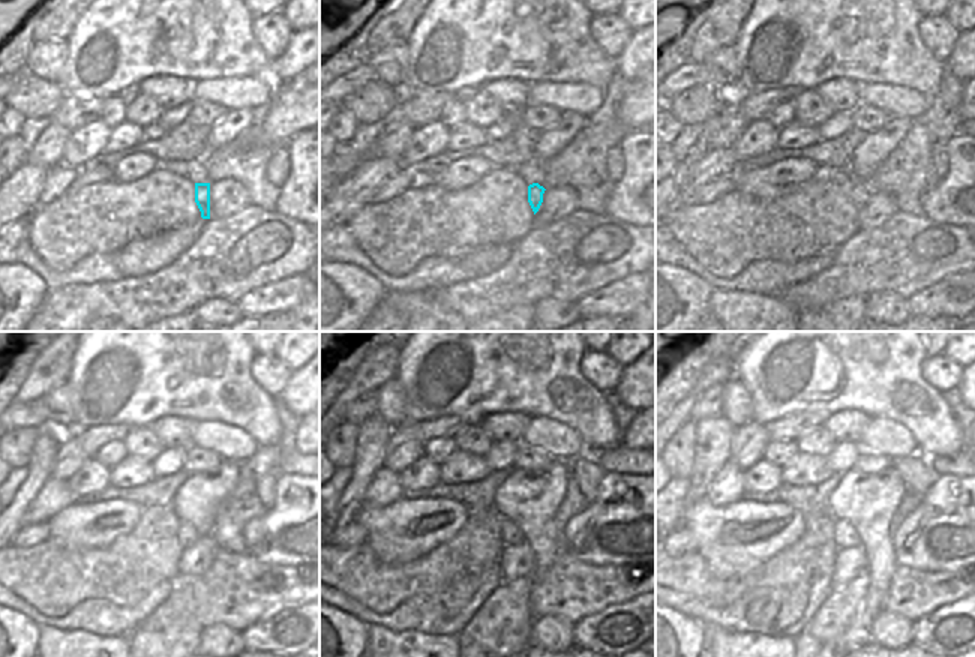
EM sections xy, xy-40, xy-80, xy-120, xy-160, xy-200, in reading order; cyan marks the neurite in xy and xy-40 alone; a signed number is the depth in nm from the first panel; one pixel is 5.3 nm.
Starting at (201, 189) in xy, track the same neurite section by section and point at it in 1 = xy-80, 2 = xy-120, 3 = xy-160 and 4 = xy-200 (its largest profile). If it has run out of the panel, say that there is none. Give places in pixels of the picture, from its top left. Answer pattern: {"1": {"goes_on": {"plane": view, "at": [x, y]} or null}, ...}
{"1": {"goes_on": {"plane": "xy-80", "at": [861, 192]}}, "2": {"goes_on": {"plane": "xy-120", "at": [186, 534]}}, "3": {"goes_on": {"plane": "xy-160", "at": [510, 536]}}, "4": {"goes_on": {"plane": "xy-200", "at": [845, 536]}}}

